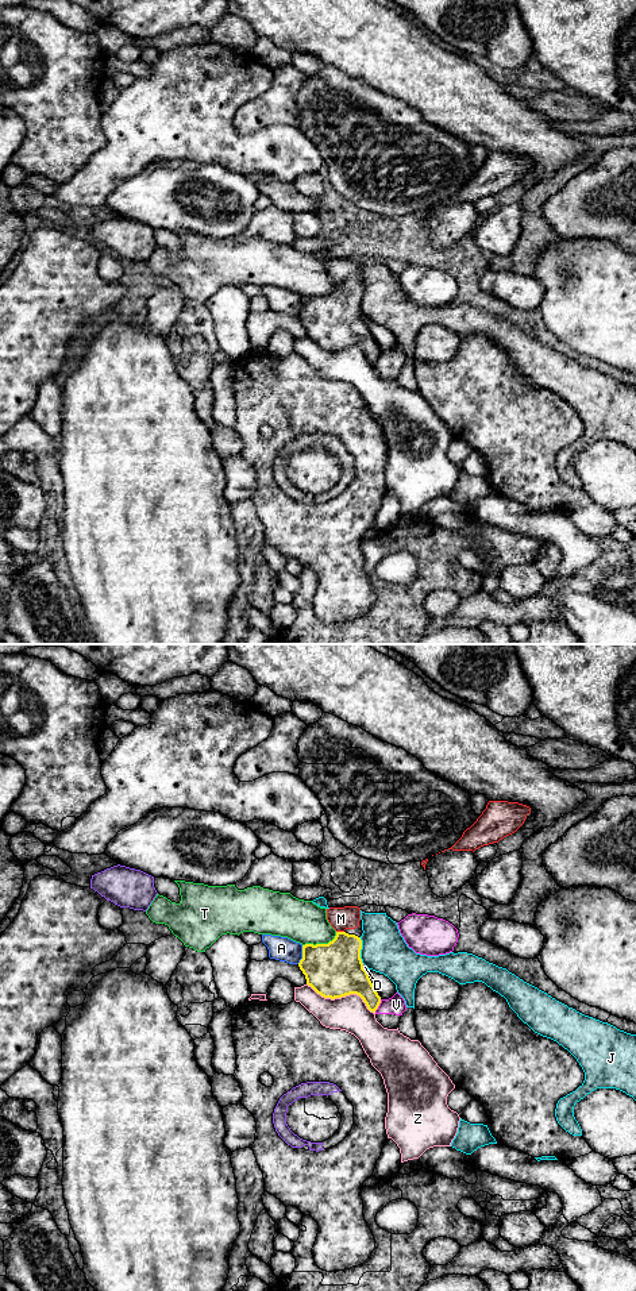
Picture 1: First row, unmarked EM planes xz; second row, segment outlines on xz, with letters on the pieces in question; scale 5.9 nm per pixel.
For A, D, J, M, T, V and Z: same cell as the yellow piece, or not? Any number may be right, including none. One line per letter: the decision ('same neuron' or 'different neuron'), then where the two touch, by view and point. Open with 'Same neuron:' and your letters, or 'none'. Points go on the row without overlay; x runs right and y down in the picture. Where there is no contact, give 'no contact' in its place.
Same neuron: M
A: different neuron; meets yellow in xz at (303, 307)
D: different neuron; meets yellow in xz at (362, 319)
J: different neuron; meets yellow in xz at (359, 303)
M: same neuron; meets yellow in xz at (340, 284)
T: different neuron; meets yellow in xz at (320, 296)
V: different neuron; meets yellow in xz at (378, 357)
Z: different neuron; meets yellow in xz at (342, 347)

